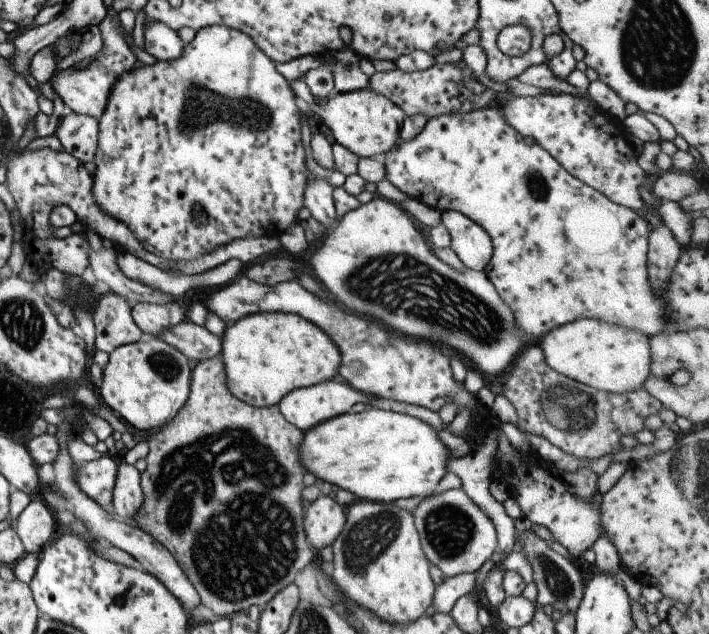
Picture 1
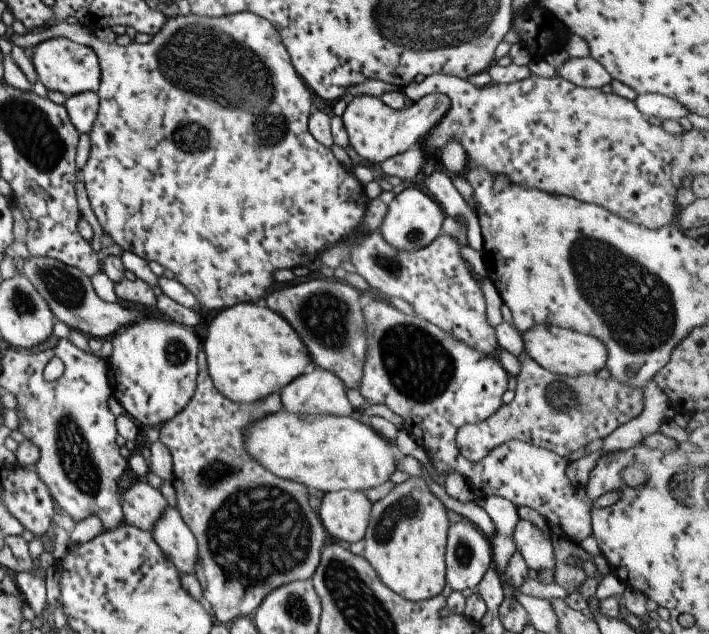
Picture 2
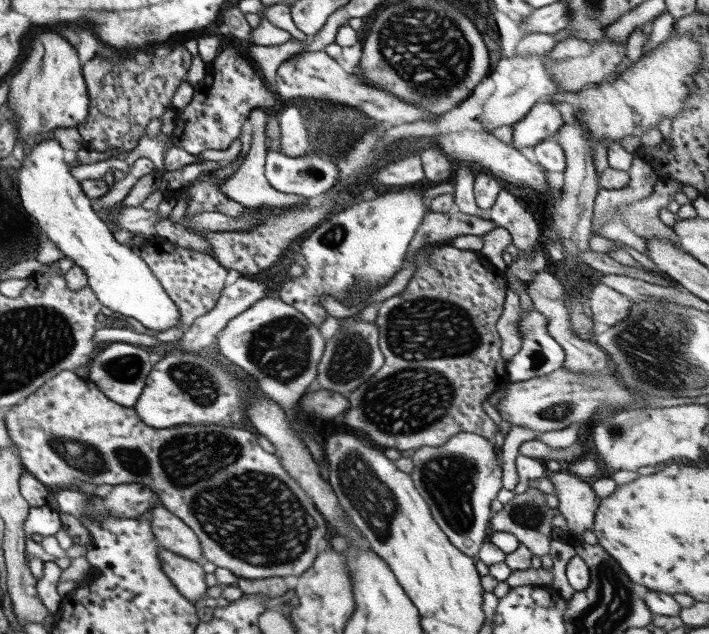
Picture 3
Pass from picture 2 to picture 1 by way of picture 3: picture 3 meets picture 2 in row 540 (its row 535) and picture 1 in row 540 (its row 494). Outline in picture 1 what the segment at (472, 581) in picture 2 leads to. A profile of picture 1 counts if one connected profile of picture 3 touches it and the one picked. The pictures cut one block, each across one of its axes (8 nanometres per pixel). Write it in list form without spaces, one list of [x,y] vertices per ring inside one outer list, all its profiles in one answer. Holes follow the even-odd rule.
[[[449,489],[423,500],[413,509],[412,519],[425,558],[446,577],[474,573],[494,554],[497,541],[493,524],[461,489]]]

